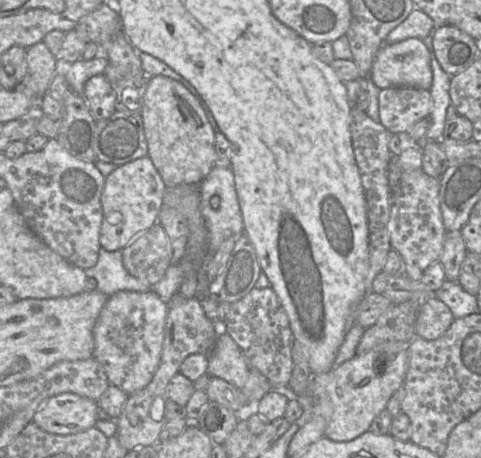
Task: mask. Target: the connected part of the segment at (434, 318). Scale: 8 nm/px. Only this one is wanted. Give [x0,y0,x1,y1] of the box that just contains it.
[415,297,454,340]

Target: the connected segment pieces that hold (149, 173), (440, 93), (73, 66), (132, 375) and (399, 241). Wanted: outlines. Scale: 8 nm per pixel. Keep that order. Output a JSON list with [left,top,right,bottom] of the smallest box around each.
[[100,155,166,250],[425,53,451,140],[55,53,108,93],[93,290,168,395],[388,168,446,281]]

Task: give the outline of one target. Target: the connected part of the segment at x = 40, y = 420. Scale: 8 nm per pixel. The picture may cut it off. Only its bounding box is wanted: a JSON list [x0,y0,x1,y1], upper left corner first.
[32,393,98,435]

